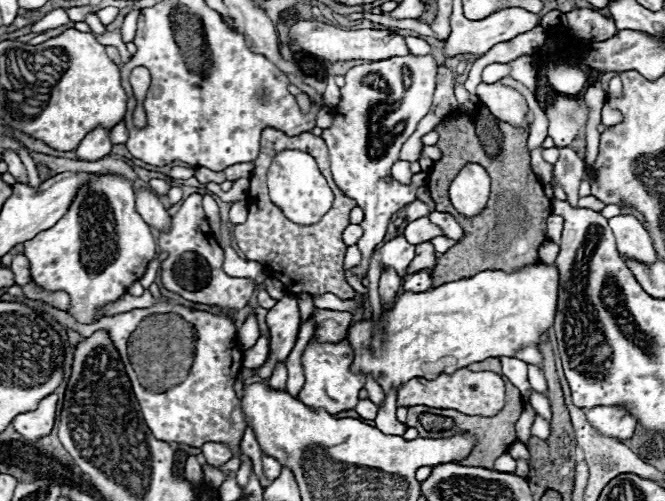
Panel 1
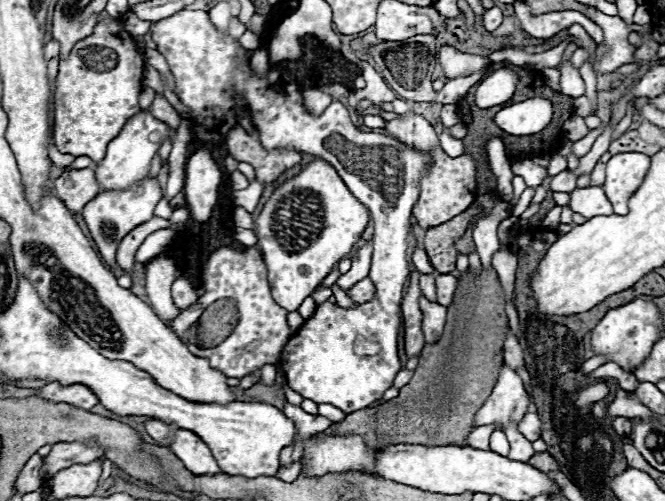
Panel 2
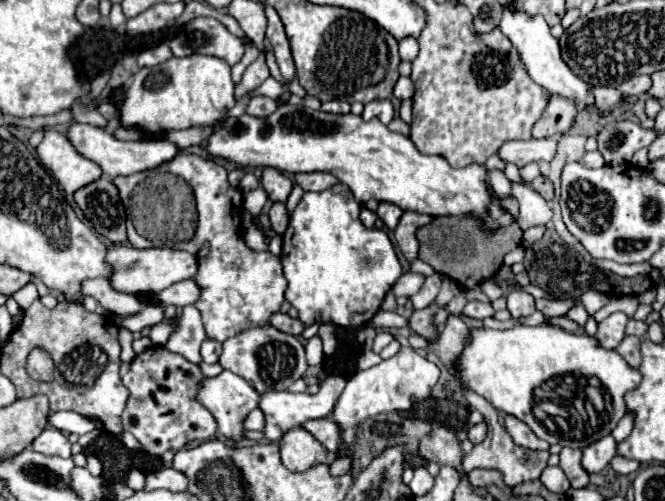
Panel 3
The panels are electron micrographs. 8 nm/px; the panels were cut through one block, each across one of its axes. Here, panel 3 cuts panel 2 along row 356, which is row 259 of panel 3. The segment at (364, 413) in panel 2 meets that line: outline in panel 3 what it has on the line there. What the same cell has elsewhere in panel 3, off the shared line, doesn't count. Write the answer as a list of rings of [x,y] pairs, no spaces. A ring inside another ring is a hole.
[[[462,214],[462,216],[440,216],[428,226],[418,228],[416,238],[420,242],[418,258],[430,264],[434,270],[444,272],[448,278],[452,278],[456,284],[460,284],[464,290],[470,290],[476,284],[482,284],[484,280],[492,278],[502,266],[502,258],[520,246],[522,242],[522,230],[518,224],[508,224],[496,230],[484,228],[484,218]]]

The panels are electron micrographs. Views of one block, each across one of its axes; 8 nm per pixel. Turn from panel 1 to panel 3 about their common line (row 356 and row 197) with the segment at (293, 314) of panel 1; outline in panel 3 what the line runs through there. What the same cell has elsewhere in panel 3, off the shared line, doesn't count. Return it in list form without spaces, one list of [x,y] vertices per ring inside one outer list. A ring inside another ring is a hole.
[[[264,168],[260,182],[272,202],[286,202],[292,190],[292,182],[286,178],[286,174],[282,174],[276,168]]]

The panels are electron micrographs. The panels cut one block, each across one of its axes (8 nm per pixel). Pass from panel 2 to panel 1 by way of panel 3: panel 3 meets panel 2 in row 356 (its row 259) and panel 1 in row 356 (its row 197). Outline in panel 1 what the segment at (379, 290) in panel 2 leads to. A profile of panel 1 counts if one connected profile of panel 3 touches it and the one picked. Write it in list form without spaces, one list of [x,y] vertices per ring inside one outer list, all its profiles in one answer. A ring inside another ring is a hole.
[[[310,340],[310,344],[304,350],[304,356],[302,356],[306,384],[298,398],[304,404],[308,404],[310,408],[324,408],[332,414],[338,414],[344,410],[354,410],[360,400],[358,392],[364,388],[366,378],[350,372],[350,364],[352,364],[352,348],[348,346],[346,340],[342,340],[338,344],[320,344],[320,342]]]

